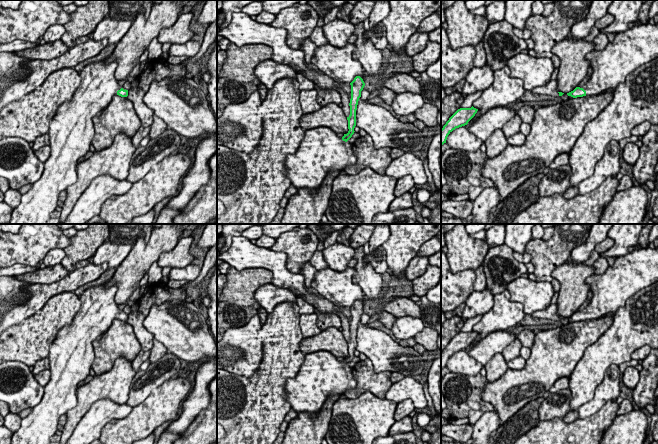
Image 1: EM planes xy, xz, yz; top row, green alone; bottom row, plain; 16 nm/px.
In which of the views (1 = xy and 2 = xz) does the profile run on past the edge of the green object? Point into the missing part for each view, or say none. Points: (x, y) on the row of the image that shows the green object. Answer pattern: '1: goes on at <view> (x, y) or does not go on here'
1: goes on at xy (71, 131)
2: goes on at xz (321, 150)

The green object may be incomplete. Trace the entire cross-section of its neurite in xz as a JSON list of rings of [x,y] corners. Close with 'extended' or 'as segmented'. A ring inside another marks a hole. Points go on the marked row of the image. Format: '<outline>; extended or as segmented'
[[[356,76],[350,85],[348,133],[338,137],[328,127],[305,130],[297,151],[287,155],[284,173],[296,188],[317,190],[330,170],[346,174],[345,169],[356,163],[349,139],[355,132],[357,105],[365,83],[360,76]]]; extended

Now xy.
[[[107,59],[87,64],[79,73],[81,82],[71,100],[58,107],[50,122],[48,135],[51,153],[44,162],[43,173],[31,189],[22,195],[20,204],[13,209],[9,224],[47,224],[50,214],[58,206],[59,194],[78,179],[78,160],[89,151],[94,137],[92,119],[109,105],[114,95],[128,96],[128,90],[120,86],[115,78],[117,62],[108,63]]]; extended

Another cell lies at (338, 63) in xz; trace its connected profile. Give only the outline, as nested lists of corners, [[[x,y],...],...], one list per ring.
[[[351,43],[342,48],[331,44],[317,46],[311,64],[317,66],[322,73],[330,76],[335,82],[351,83],[356,76],[360,76],[366,85],[369,77],[359,61],[353,58],[355,52],[356,47]]]

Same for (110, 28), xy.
[[[107,15],[98,23],[96,29],[92,33],[92,39],[101,41],[107,38],[108,45],[117,44],[127,33],[132,23],[133,22],[129,20],[116,20]]]

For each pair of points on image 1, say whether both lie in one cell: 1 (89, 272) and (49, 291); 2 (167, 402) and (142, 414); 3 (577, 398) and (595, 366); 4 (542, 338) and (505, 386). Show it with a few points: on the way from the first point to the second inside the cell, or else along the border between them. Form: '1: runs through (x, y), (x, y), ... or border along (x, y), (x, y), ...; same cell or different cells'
1: runs through (79, 277), (59, 287); same cell
2: runs through (161, 405), (148, 414); same cell
3: runs through (583, 390), (583, 381), (588, 374); same cell
4: runs through (542, 352), (542, 358), (519, 381); same cell

